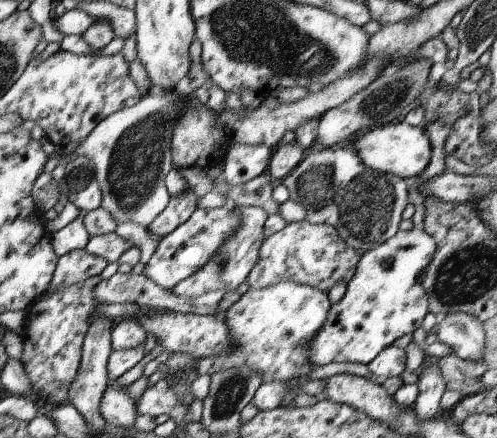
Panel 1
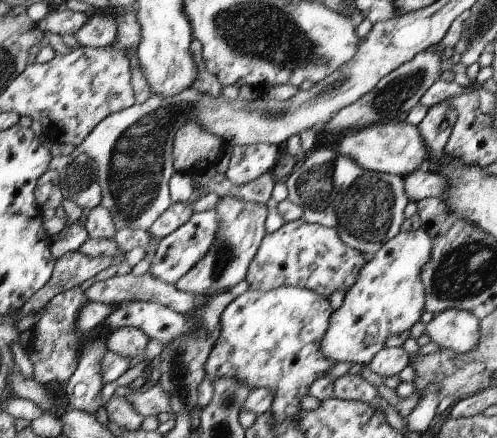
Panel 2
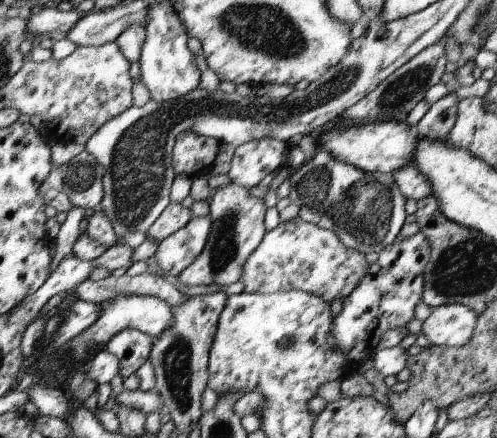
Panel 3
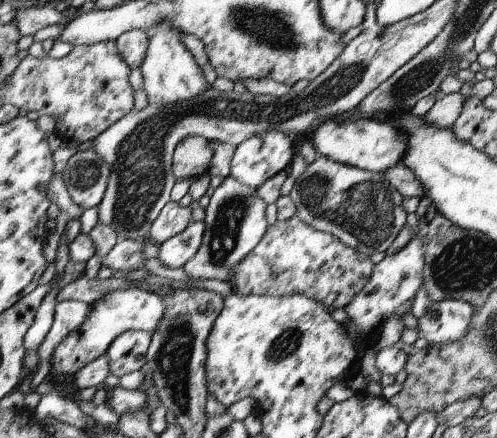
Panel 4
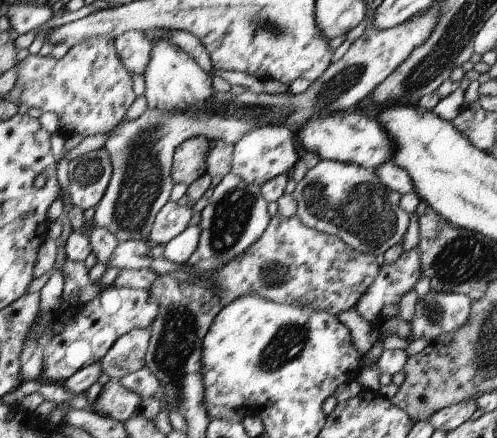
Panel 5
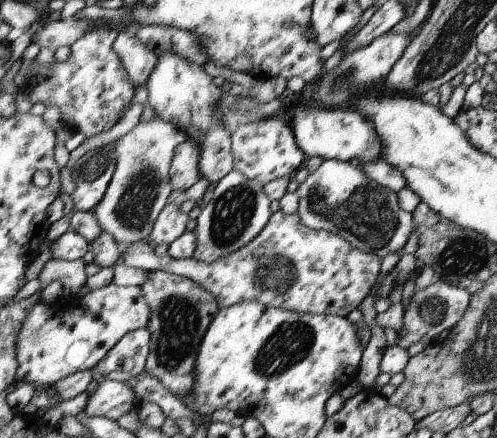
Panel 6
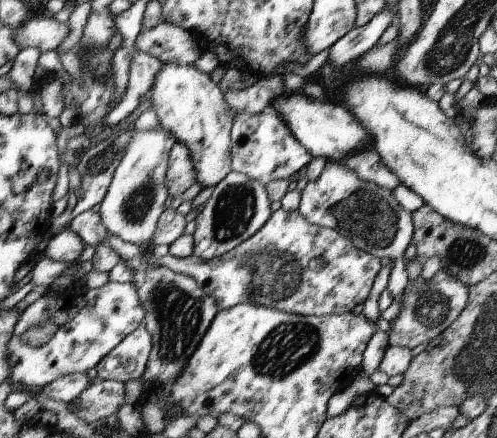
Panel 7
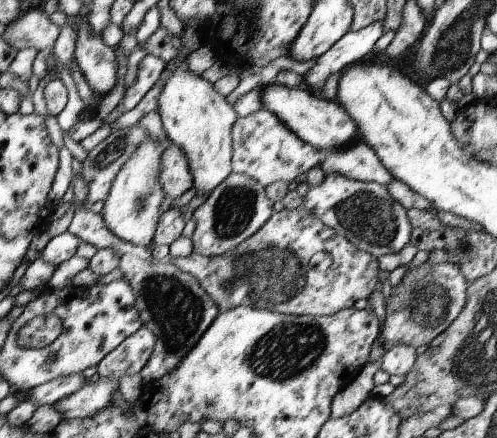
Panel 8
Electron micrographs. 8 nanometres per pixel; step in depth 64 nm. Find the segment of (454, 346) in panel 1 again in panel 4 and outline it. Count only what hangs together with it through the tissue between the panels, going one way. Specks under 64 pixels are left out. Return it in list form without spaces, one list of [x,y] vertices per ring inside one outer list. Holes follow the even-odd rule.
[[[443,300],[439,304],[427,304],[427,312],[423,318],[417,320],[417,336],[425,338],[429,346],[441,346],[441,344],[453,344],[459,342],[469,332],[469,324],[473,320],[473,306],[463,300]]]

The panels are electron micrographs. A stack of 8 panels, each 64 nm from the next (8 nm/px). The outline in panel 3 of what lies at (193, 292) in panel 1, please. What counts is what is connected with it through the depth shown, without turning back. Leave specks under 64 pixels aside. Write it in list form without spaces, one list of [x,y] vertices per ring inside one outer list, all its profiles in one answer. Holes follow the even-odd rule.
[[[229,184],[217,188],[211,198],[209,214],[211,214],[211,232],[205,244],[203,254],[193,260],[187,270],[179,276],[179,286],[183,288],[197,288],[197,286],[231,286],[241,280],[243,264],[249,254],[259,246],[265,236],[263,216],[265,216],[263,200],[257,200],[247,194],[245,188]]]

